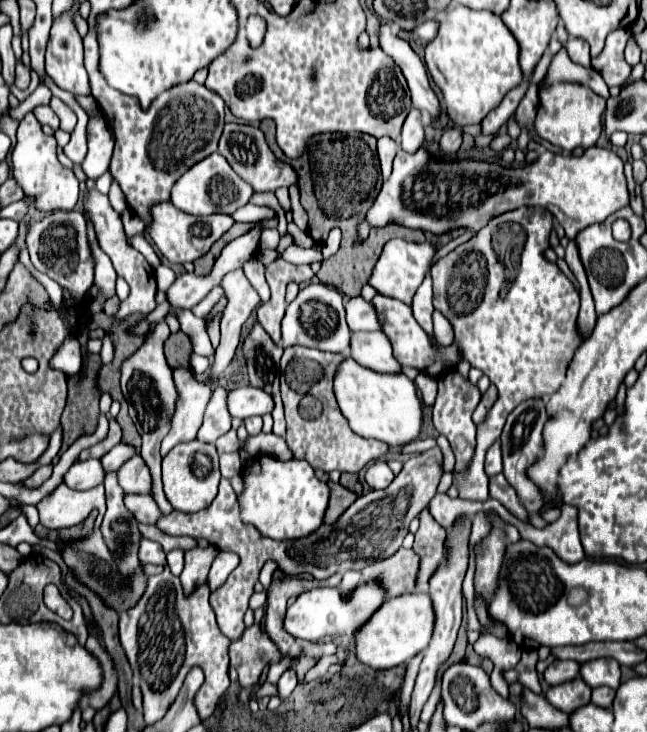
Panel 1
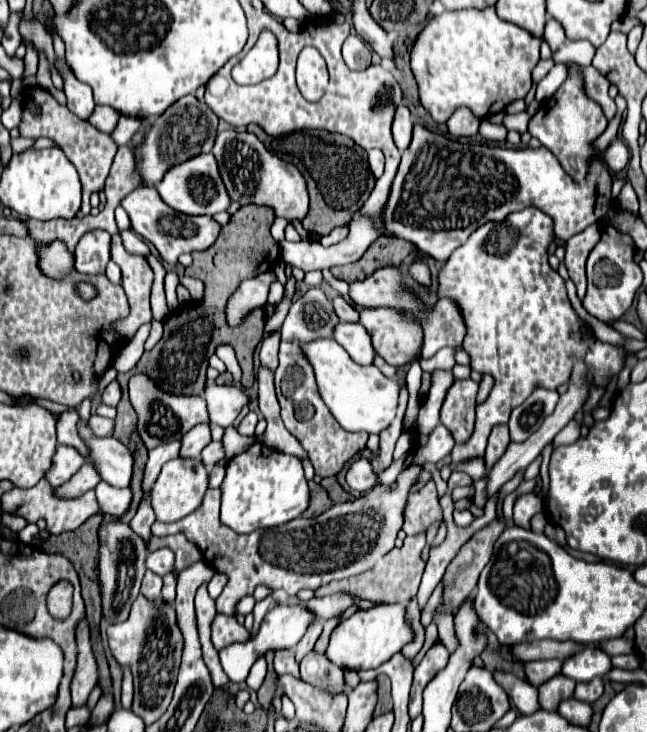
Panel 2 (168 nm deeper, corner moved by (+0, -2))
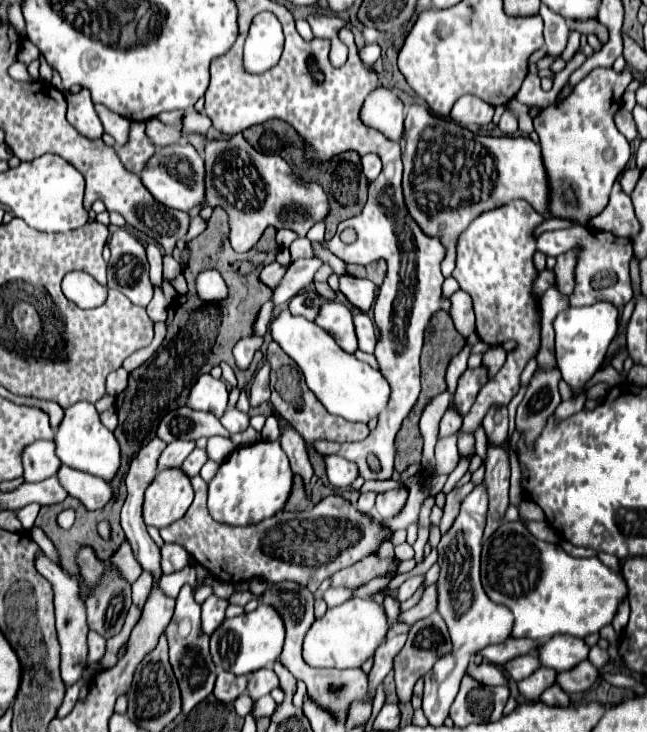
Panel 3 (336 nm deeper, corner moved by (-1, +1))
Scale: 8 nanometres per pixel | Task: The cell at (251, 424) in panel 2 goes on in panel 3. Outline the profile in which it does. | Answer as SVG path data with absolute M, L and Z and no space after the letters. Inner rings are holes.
M231 408L231 410L227 410L227 412L221 416L221 424L227 428L229 434L243 432L243 430L249 426L249 414L239 412L237 408Z

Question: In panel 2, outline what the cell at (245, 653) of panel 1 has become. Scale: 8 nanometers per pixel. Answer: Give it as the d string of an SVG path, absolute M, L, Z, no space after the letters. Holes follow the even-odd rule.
M216 615L212 623L212 643L218 651L232 643L246 643L250 637L250 631L236 621L236 617L226 617L226 615Z

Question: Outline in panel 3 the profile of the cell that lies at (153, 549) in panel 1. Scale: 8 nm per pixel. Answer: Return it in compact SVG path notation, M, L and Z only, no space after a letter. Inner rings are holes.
M165 544L161 548L161 568L163 574L171 574L171 572L179 572L185 566L195 566L193 558L189 556L189 552L181 546L181 544Z

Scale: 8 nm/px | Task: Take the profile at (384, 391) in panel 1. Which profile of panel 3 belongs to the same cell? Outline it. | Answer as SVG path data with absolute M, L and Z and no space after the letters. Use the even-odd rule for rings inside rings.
M283 310L271 320L269 330L271 338L297 362L309 390L321 400L327 412L351 422L369 422L373 416L379 416L381 408L385 408L385 400L389 400L389 384L381 372L341 350L333 336L315 322L305 320L303 316L291 316L289 310Z

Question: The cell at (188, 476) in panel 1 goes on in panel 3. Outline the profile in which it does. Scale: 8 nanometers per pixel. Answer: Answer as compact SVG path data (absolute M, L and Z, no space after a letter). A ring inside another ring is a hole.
M179 468L163 470L145 490L143 520L147 526L165 528L179 520L193 502L189 478Z

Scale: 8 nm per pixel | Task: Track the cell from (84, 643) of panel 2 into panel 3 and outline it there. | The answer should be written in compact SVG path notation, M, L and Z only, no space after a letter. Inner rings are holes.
M43 550L37 552L37 556L35 556L35 568L53 586L57 636L59 636L59 644L61 644L61 676L63 676L65 684L75 684L81 678L81 672L85 668L85 660L87 660L87 632L89 632L89 628L85 628L85 606L83 606L81 596L79 596L77 580L69 578L53 560L47 558L47 554Z

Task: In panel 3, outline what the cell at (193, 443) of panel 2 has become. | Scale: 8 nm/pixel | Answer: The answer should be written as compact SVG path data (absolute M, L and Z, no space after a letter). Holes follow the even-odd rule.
M175 440L175 442L167 444L167 448L161 452L161 456L157 460L157 470L179 468L181 460L185 460L185 456L189 456L189 452L193 448L195 448L195 442L187 442L187 440Z

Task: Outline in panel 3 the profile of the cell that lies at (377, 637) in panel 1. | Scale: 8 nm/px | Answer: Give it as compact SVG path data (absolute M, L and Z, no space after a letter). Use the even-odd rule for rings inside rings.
M351 598L345 604L327 608L327 612L321 618L315 618L303 640L303 660L313 668L359 668L367 658L375 654L379 644L385 642L387 632L389 620L377 602L373 602L371 598Z

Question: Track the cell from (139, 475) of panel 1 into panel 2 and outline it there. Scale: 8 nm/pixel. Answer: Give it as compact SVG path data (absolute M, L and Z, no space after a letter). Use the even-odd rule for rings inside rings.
M90 399L80 403L80 435L90 447L90 459L96 463L102 479L112 487L130 487L134 457L132 453L114 437L96 439L92 431L88 431L86 421L90 417Z

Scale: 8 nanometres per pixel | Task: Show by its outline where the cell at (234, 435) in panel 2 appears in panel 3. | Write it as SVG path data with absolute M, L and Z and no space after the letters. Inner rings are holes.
M221 436L209 438L209 440L207 440L207 448L205 448L207 458L213 460L213 462L217 462L217 464L225 462L225 458L227 458L233 450L235 450L233 442L231 442L229 438L221 438Z

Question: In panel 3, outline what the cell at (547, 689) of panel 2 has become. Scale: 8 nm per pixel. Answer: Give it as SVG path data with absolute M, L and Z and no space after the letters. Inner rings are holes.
M539 666L527 680L517 682L517 688L519 688L519 692L527 700L539 700L541 692L545 688L549 688L549 684L555 684L555 674L557 674L555 670L545 668L545 666Z

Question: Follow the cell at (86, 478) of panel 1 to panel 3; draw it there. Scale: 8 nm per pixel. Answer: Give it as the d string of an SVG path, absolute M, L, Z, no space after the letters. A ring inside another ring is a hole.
M45 440L29 444L23 450L21 458L23 458L25 482L41 482L53 476L53 472L57 472L57 468L61 466L57 456L53 454L53 442L45 442Z

